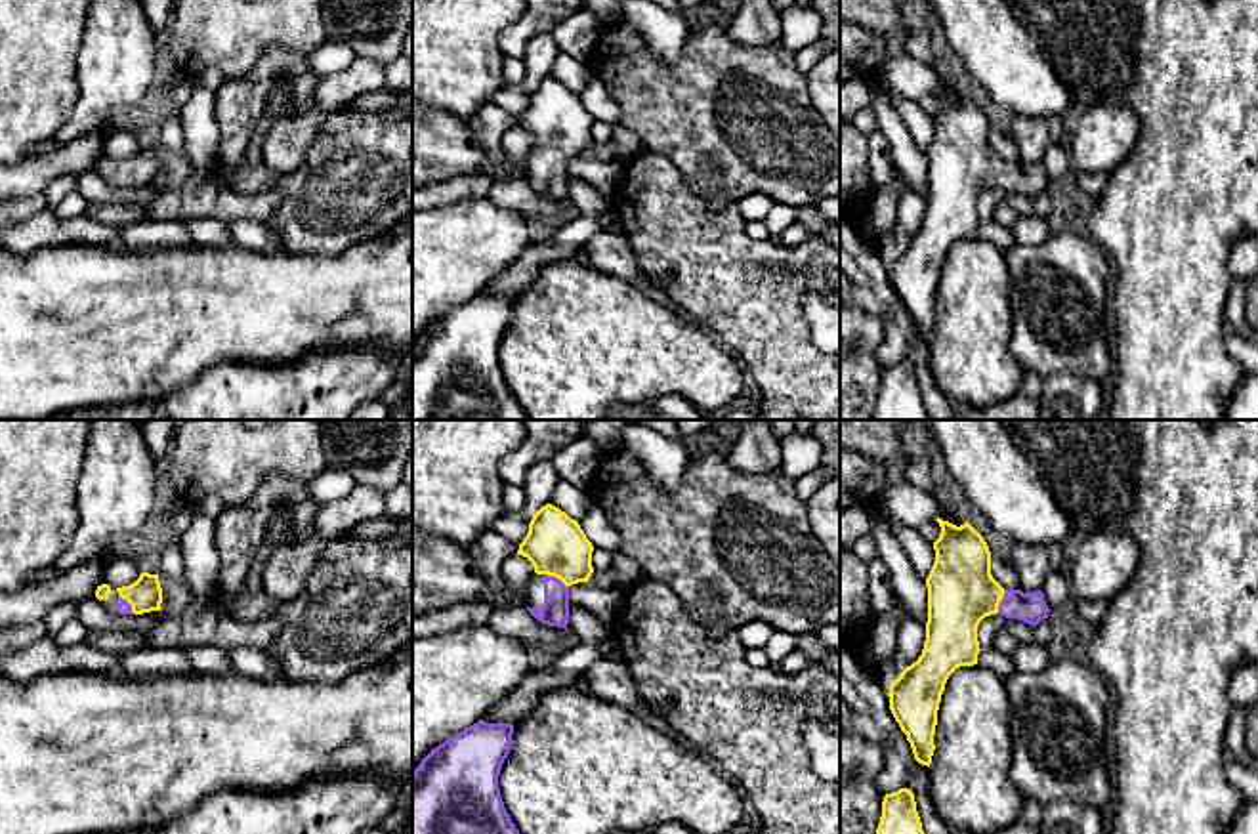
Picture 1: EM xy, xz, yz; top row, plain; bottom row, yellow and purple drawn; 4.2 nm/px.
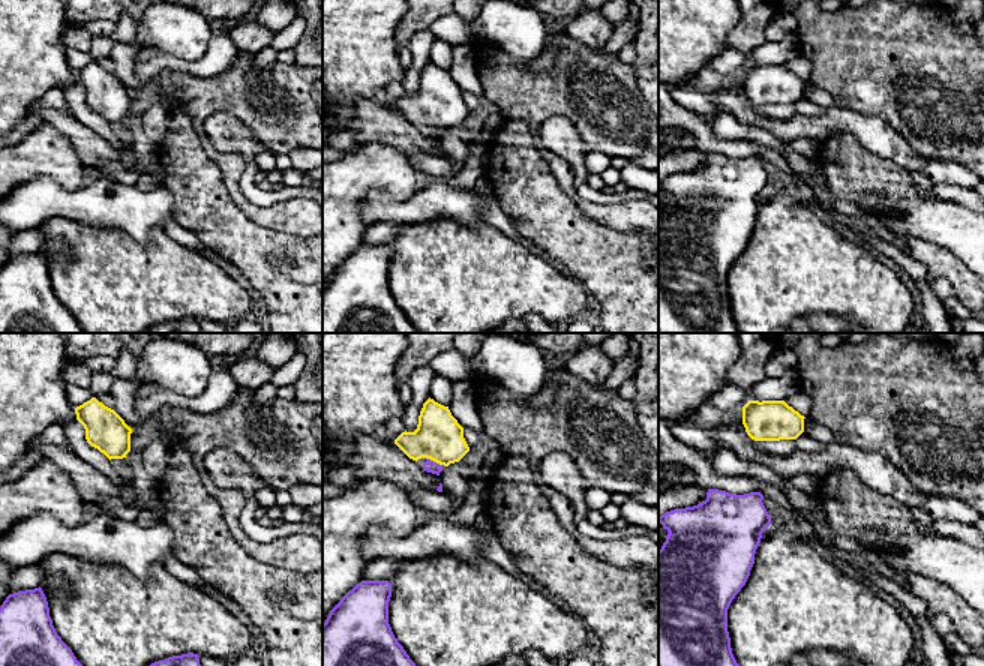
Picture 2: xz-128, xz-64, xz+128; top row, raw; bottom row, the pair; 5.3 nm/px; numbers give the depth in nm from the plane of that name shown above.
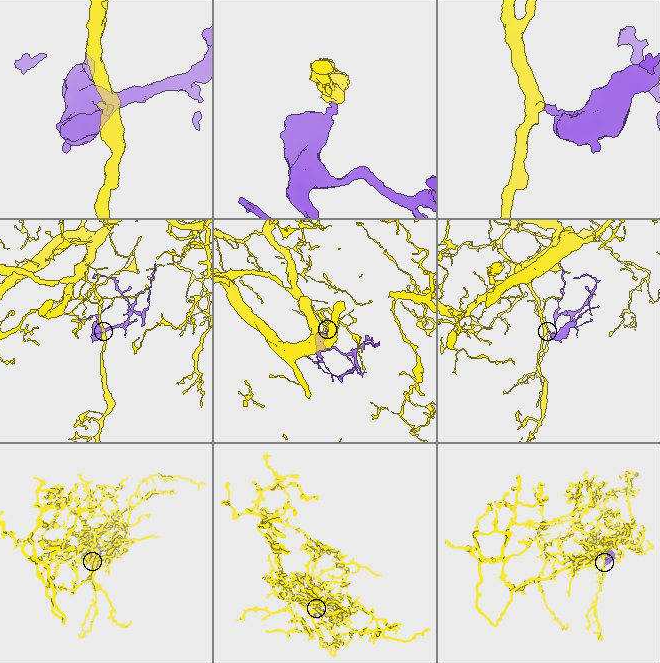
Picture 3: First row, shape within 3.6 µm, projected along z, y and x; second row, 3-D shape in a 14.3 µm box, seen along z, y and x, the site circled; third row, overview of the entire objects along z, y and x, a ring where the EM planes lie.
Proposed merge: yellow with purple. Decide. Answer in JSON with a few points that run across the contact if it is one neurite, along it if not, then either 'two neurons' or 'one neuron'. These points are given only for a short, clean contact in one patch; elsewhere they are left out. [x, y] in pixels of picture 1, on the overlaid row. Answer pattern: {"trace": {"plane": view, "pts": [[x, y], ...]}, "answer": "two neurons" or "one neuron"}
{"trace": {"plane": "yz", "pts": [[961, 590], [1001, 600], [1029, 607]]}, "answer": "one neuron"}

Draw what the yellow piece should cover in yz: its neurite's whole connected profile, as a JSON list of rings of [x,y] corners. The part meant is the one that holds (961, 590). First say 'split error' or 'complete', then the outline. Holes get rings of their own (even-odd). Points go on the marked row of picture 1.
split error; [[[935,519],[941,527],[939,538],[933,542],[935,561],[926,578],[928,586],[928,622],[922,655],[907,666],[890,685],[890,710],[901,731],[911,742],[914,760],[922,765],[932,763],[935,750],[933,735],[937,725],[937,710],[949,676],[960,666],[977,664],[979,641],[977,626],[985,616],[1002,615],[1017,618],[1031,626],[1048,618],[1048,605],[1042,592],[1004,590],[991,574],[991,552],[983,536],[966,521],[956,527],[949,521]]]

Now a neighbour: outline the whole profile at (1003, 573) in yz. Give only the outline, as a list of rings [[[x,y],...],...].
[[[991,555],[991,574],[1004,590],[1019,590],[1019,580],[1012,563],[1004,563]]]

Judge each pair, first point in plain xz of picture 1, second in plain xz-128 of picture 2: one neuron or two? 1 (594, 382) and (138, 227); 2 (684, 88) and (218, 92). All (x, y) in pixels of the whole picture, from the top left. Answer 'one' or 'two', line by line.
1: two
2: one

